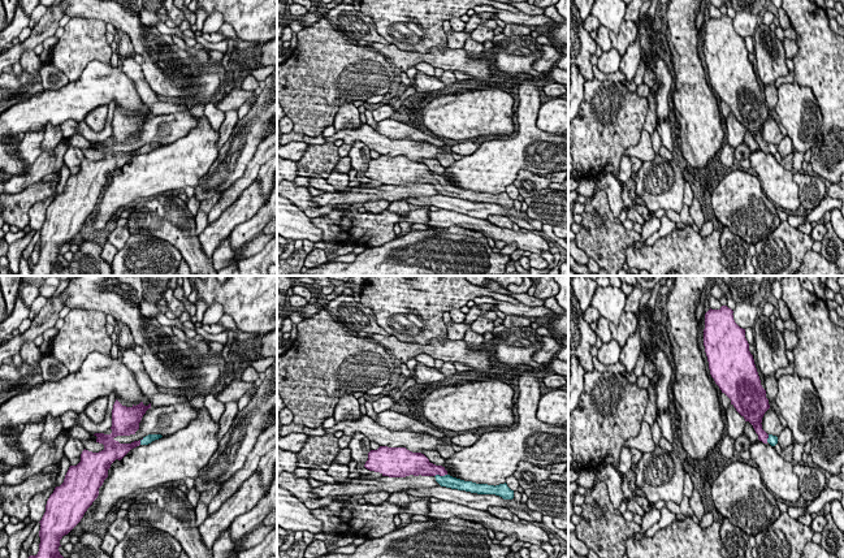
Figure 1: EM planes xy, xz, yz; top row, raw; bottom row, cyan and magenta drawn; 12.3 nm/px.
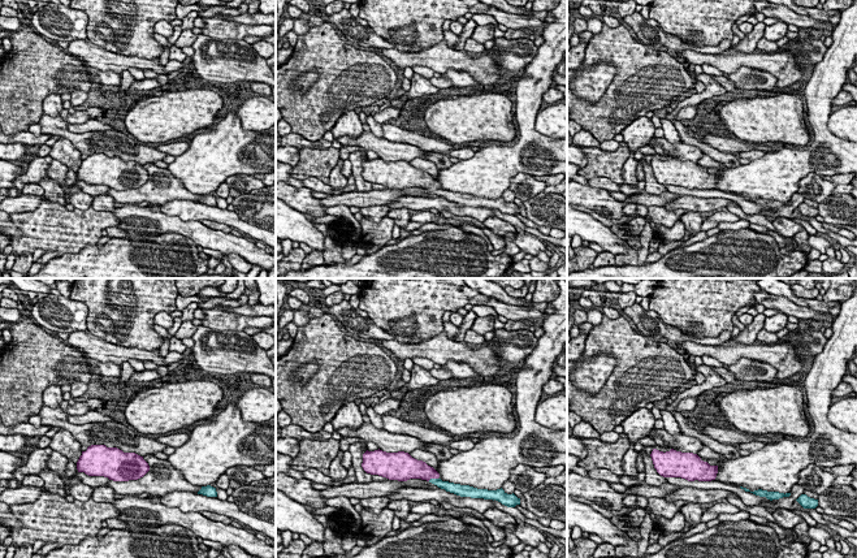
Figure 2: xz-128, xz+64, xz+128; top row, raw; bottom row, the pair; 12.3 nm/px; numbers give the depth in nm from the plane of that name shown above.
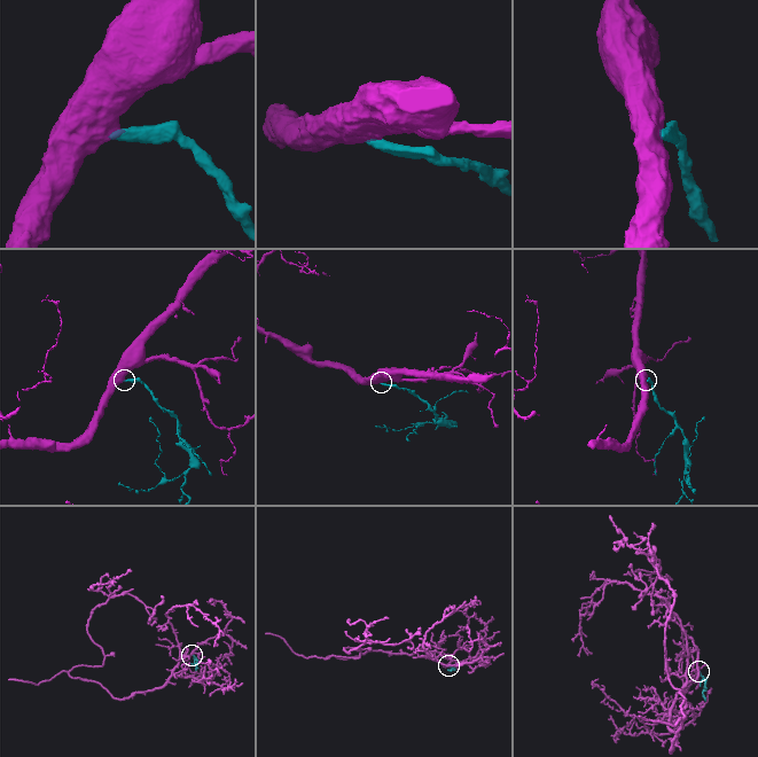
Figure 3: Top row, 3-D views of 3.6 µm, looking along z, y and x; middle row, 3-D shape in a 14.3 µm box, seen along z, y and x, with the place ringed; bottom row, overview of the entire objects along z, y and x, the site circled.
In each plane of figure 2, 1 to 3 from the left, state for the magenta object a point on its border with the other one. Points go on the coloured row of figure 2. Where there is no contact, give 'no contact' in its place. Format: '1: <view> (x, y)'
1: no contact
2: xz+64 (432, 479)
3: no contact

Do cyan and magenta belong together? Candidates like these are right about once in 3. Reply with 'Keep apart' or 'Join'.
Join

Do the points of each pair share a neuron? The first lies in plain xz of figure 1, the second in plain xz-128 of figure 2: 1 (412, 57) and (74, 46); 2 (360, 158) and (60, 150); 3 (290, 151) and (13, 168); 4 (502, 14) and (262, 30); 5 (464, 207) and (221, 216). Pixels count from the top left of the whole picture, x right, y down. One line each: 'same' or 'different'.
1: same
2: same
3: different
4: different
5: same

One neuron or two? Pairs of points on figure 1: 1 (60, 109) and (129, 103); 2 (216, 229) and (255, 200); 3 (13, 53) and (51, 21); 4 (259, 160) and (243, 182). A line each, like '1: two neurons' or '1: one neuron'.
1: one neuron
2: one neuron
3: one neuron
4: one neuron

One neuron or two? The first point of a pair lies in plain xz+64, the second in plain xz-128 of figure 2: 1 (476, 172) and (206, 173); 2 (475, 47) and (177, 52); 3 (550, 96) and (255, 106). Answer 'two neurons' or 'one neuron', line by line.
1: one neuron
2: one neuron
3: two neurons

